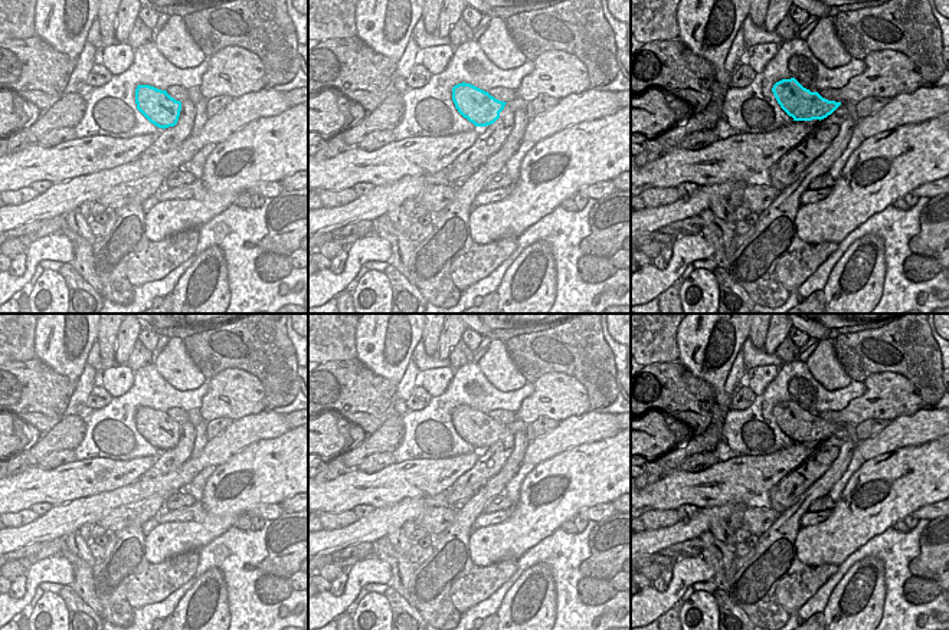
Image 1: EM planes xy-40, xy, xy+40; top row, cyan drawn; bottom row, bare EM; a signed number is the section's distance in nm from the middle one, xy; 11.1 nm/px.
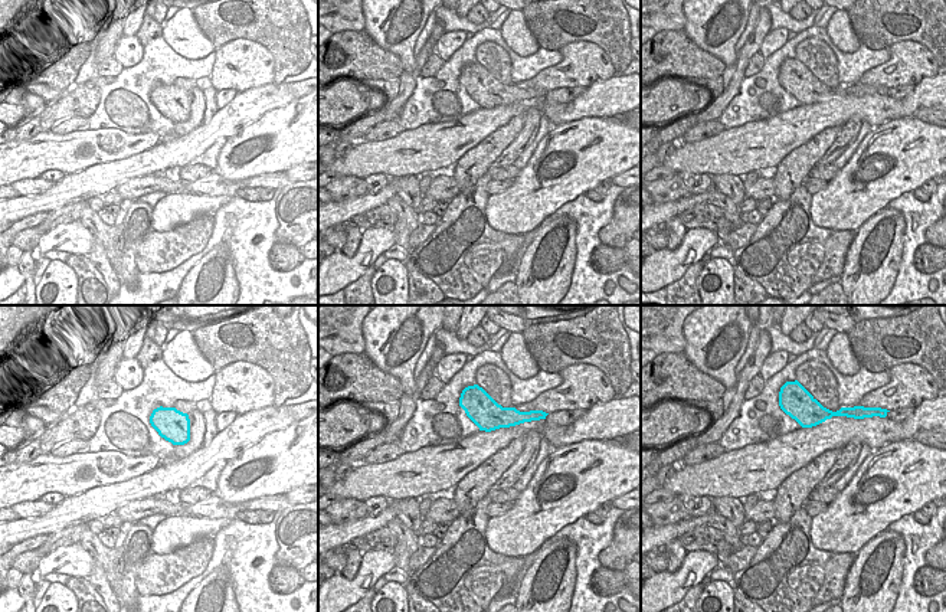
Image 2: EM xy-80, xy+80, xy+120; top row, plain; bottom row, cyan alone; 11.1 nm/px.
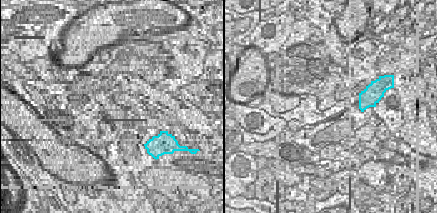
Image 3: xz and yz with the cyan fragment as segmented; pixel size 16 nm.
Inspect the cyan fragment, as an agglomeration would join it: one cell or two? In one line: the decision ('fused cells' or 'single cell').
single cell

